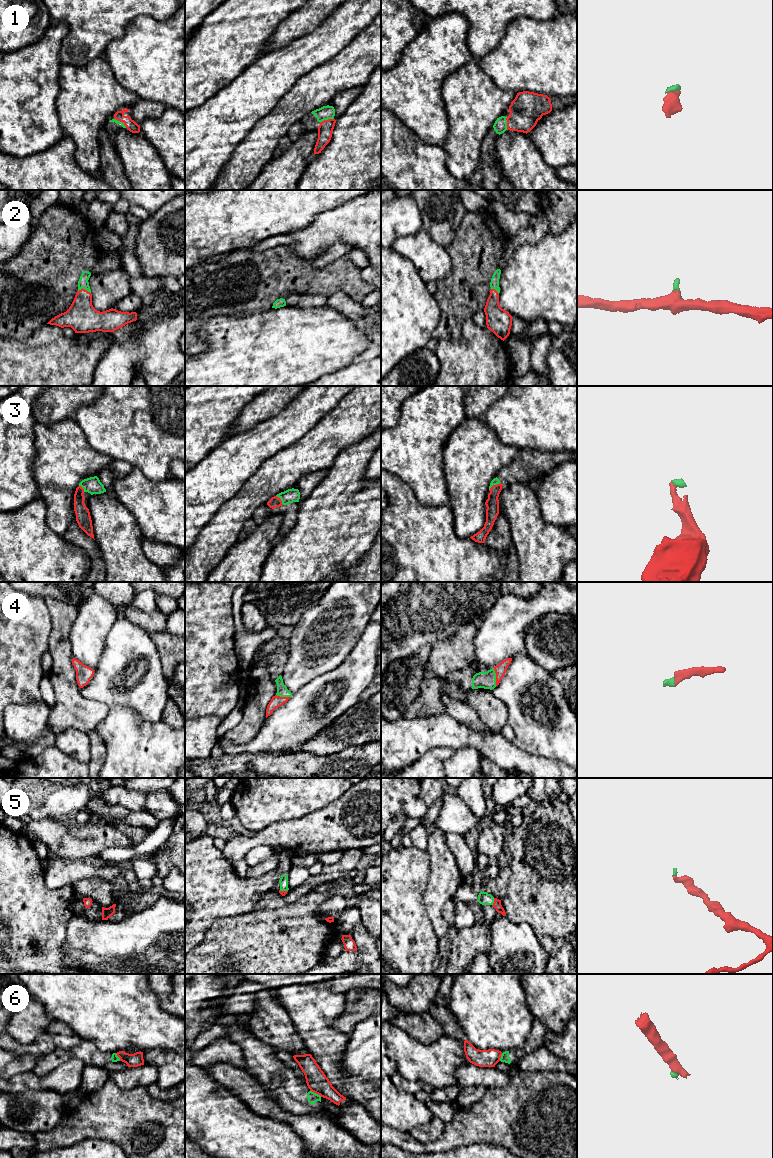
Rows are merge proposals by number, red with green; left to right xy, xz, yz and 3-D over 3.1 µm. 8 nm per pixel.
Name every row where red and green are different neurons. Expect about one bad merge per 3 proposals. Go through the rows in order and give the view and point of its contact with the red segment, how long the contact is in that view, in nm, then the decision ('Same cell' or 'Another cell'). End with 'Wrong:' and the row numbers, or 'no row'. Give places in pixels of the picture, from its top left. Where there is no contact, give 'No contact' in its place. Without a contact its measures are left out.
1: Touches red at xz (328, 119). Shared border 110 nm. Same cell
2: Touches red at xy (84, 289). Shared border 110 nm. Same cell
3: Touches red at yz (494, 485). Shared border 120 nm. Same cell
4: Touches red at yz (496, 677). Shared border 140 nm. Same cell
5: Touches red at yz (494, 902). Shared border 70 nm. Same cell
6: Touches red at xz (316, 1093). Shared border 110 nm. Another cell
Wrong: 6

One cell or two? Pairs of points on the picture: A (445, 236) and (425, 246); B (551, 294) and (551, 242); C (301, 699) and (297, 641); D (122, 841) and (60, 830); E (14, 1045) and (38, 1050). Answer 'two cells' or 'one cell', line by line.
A: two cells
B: one cell
C: two cells
D: one cell
E: one cell

